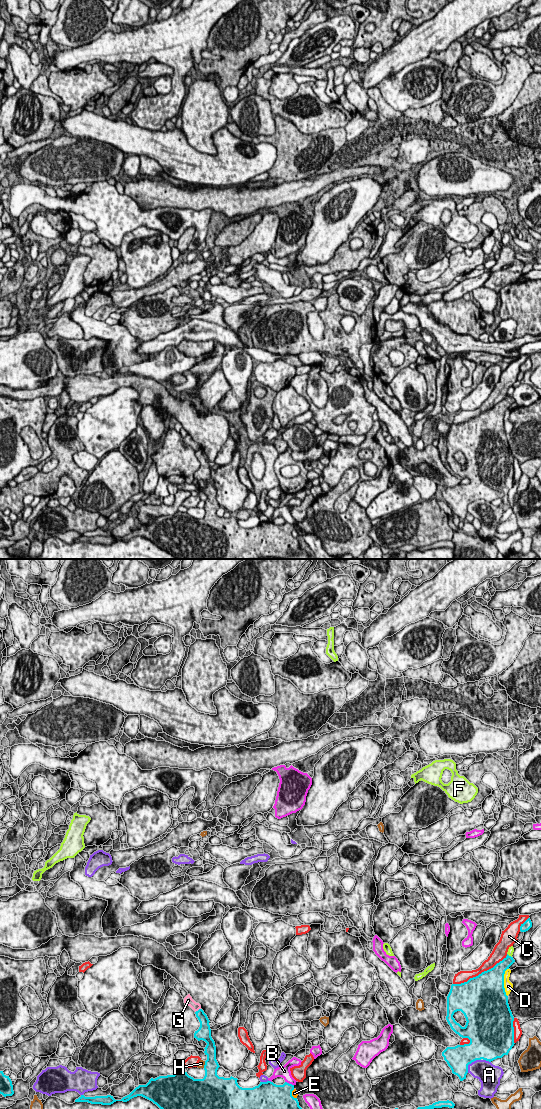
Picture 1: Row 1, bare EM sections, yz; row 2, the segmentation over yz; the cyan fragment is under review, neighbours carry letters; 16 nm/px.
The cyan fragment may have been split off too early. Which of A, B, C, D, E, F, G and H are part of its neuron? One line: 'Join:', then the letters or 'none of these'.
Join: none of these

